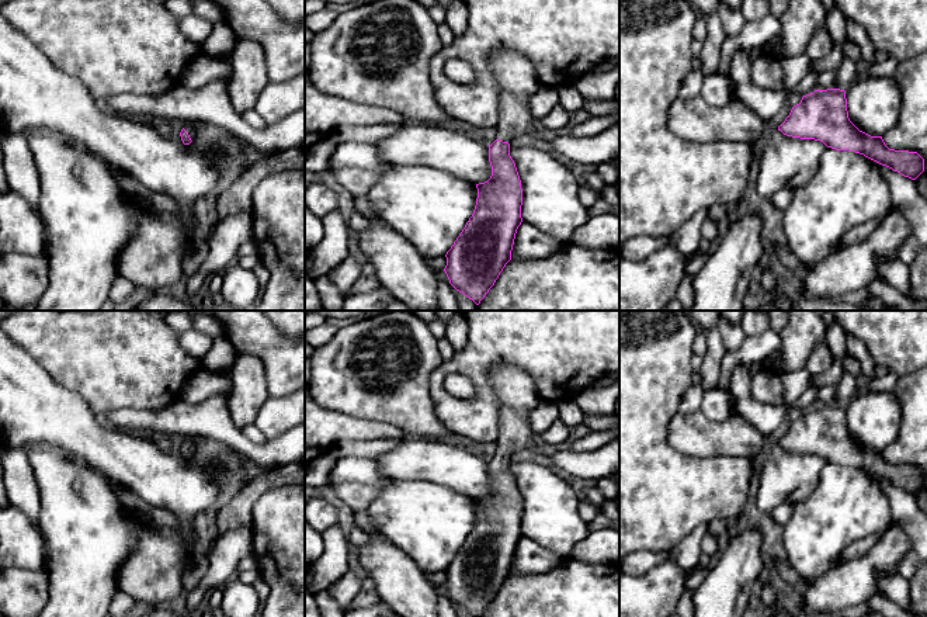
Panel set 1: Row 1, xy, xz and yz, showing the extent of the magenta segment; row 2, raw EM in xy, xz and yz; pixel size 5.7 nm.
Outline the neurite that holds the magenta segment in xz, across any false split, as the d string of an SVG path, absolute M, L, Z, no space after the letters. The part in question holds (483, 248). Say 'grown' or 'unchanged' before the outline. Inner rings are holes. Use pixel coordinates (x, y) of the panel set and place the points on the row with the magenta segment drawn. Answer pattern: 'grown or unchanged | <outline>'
grown | M499 49L489 55L489 60L500 100L497 139L489 145L492 176L476 184L473 214L447 252L444 268L449 284L476 305L511 260L515 233L522 222L522 188L510 156L510 142L528 134L534 121L530 97L542 87L532 63L517 52Z

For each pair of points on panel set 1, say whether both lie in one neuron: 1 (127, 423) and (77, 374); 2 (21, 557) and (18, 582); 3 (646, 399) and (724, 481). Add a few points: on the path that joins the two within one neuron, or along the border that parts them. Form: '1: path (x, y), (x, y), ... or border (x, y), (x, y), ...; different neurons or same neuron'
1: border (146, 409), (114, 408), (101, 416); different neurons
2: border (14, 565), (45, 569); different neurons
3: path (646, 427), (646, 433), (656, 444), (695, 481); same neuron

